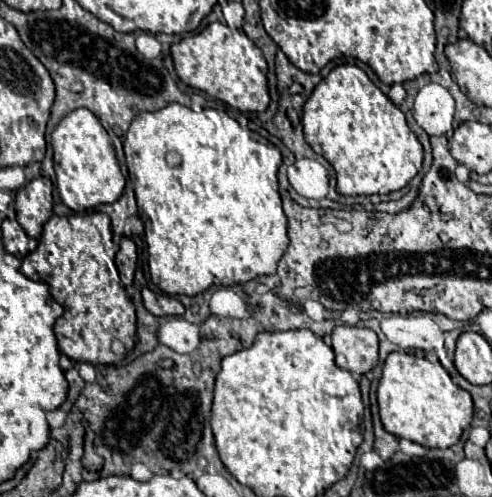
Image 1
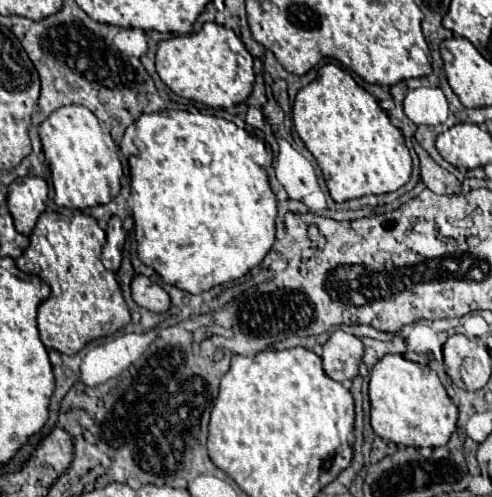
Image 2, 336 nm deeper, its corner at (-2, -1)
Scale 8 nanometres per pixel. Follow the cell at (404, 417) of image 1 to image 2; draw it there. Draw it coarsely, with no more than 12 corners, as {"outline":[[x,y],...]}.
{"outline":[[385,355],[369,381],[373,431],[439,447],[459,411],[429,365]]}

